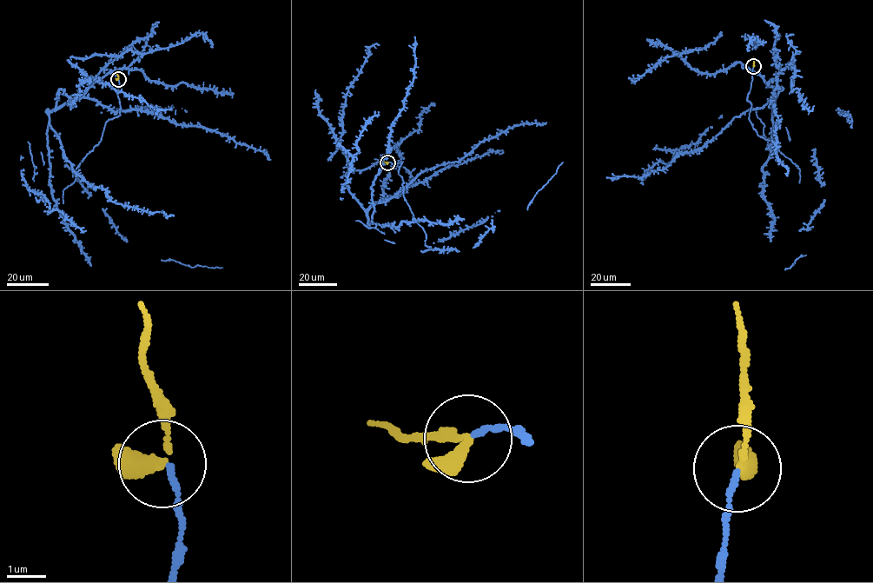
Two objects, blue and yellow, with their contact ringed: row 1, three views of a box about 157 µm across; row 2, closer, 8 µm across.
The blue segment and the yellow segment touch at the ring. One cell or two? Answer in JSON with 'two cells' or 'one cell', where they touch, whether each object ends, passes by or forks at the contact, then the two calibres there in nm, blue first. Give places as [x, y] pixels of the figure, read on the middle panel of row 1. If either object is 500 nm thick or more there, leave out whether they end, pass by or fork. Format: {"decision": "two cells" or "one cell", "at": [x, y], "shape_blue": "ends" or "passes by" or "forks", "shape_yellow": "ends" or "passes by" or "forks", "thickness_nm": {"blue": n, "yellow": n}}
{"decision": "one cell", "at": [387, 162], "shape_blue": "ends", "shape_yellow": "passes by", "thickness_nm": {"blue": 130, "yellow": 280}}

